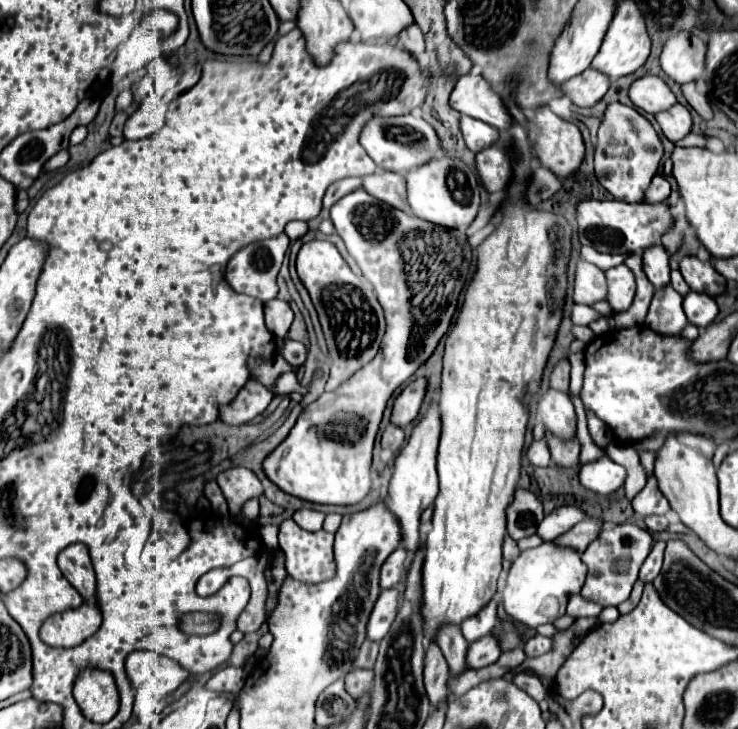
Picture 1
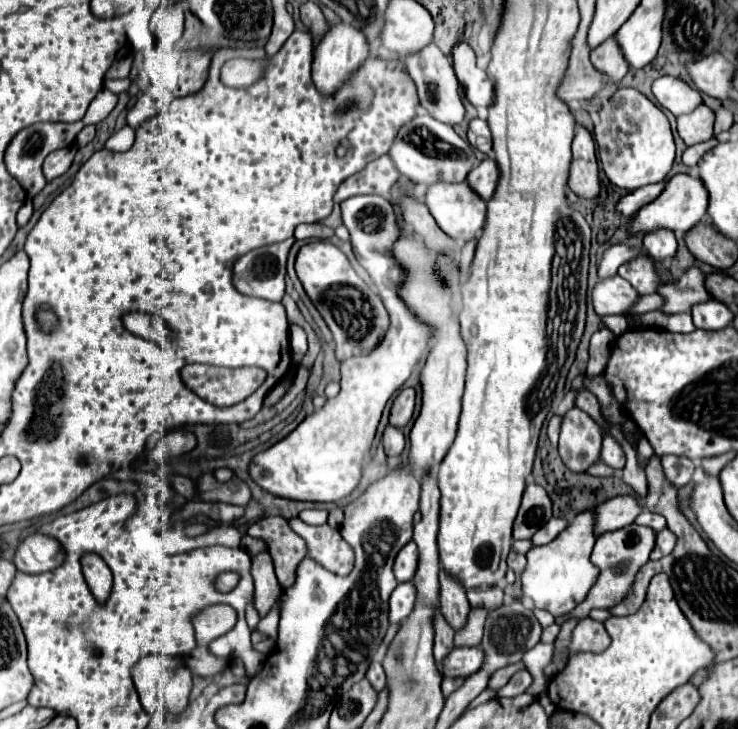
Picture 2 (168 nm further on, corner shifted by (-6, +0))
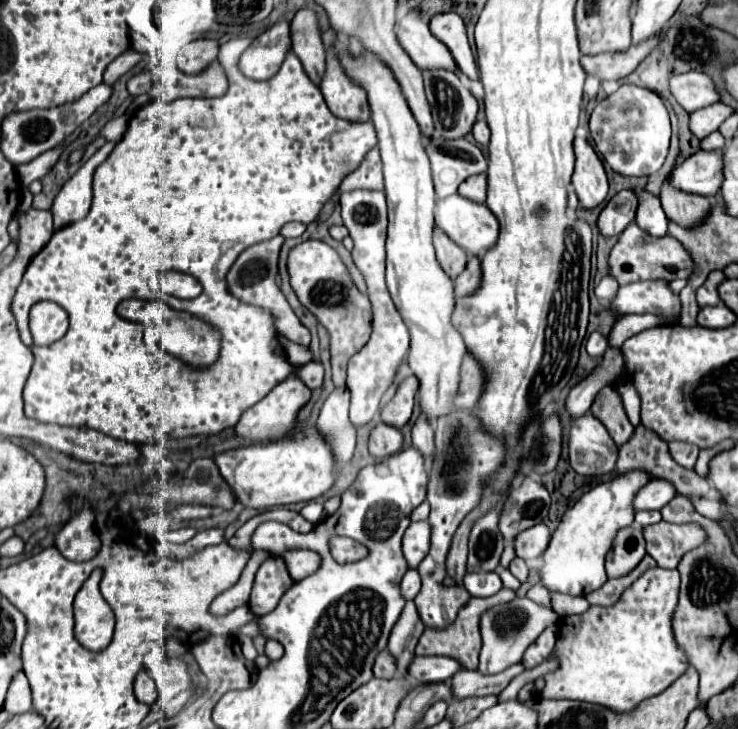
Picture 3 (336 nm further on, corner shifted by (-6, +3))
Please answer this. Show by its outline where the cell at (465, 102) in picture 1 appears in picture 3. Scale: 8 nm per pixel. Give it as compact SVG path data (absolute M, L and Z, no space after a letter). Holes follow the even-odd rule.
M455 12L437 14L431 20L431 32L449 48L459 72L465 74L469 80L479 80L477 64L467 40L467 30L463 20Z

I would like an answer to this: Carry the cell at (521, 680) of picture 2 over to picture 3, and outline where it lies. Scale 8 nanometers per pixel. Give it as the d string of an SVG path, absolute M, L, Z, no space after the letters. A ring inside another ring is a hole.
M515 664L515 666L507 668L507 670L503 670L501 674L493 674L493 676L481 676L475 670L457 672L453 676L453 680L451 680L453 696L455 698L467 698L467 696L485 696L485 694L501 692L523 670L525 668L521 664Z

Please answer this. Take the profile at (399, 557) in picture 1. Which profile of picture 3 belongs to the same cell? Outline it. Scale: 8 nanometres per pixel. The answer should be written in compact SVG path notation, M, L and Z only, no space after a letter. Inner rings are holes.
M411 522L403 536L403 556L409 568L417 568L429 552L429 522Z

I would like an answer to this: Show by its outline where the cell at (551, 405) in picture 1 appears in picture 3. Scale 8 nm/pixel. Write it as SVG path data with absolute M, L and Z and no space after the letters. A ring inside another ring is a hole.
M591 412L573 418L569 430L569 464L577 474L601 476L613 470L619 448Z

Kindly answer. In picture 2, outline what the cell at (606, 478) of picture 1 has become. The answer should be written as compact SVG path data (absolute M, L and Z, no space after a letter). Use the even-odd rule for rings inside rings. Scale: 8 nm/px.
M605 435L603 439L603 449L601 449L601 461L613 467L615 471L621 471L625 467L625 453L623 447L617 443L615 437Z

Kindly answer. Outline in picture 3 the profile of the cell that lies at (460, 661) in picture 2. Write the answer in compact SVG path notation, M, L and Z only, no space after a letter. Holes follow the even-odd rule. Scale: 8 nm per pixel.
M417 656L411 662L409 676L421 684L425 684L425 682L447 682L461 668L463 666L455 658L449 658L449 656L427 656L427 658Z

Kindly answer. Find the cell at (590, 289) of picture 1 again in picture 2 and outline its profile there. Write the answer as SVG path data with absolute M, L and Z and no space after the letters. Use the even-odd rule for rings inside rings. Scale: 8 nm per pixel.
M615 275L611 279L599 281L593 289L593 307L597 315L627 315L627 311L635 305L639 293L631 287L629 281Z

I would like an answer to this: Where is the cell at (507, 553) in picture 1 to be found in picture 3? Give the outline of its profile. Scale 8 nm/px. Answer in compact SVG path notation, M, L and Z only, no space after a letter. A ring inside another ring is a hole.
M513 558L513 560L511 560L509 570L511 570L511 574L513 574L517 580L521 580L521 582L525 582L525 578L527 578L527 574L529 574L527 564L525 564L523 560L519 560L519 558Z

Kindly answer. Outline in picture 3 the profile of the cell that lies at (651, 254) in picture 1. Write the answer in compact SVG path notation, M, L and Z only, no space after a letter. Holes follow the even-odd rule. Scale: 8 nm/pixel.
M637 192L639 196L639 208L637 208L637 226L647 232L649 236L655 236L655 238L663 238L667 236L667 226L669 226L669 220L661 208L661 202L659 198L647 194L647 192Z

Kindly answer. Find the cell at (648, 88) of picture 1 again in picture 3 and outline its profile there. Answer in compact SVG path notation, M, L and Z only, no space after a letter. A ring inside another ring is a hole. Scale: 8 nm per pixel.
M687 72L673 76L669 80L669 88L677 104L683 106L689 114L719 100L719 92L715 90L715 84L711 82L709 76L701 72Z

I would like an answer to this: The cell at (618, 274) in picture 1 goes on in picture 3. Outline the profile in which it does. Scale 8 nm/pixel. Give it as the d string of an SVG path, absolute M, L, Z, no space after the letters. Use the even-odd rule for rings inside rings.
M633 222L625 228L619 242L613 246L609 256L609 272L617 278L619 284L637 282L637 280L675 280L675 278L689 278L693 272L691 258L687 250L671 236L665 238L653 238L639 230L639 226Z

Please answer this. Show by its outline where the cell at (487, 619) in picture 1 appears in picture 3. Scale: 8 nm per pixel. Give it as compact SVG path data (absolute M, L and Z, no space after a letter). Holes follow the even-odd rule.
M475 572L465 576L465 588L471 596L493 596L503 588L503 582L497 572Z

